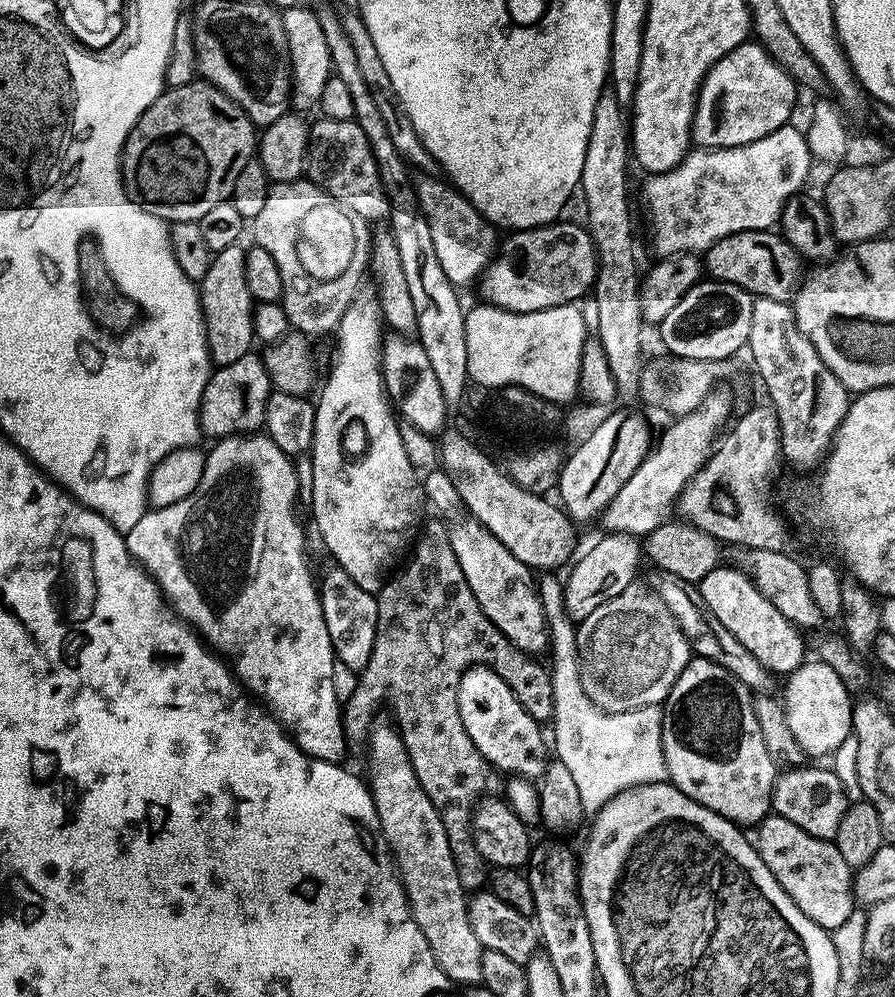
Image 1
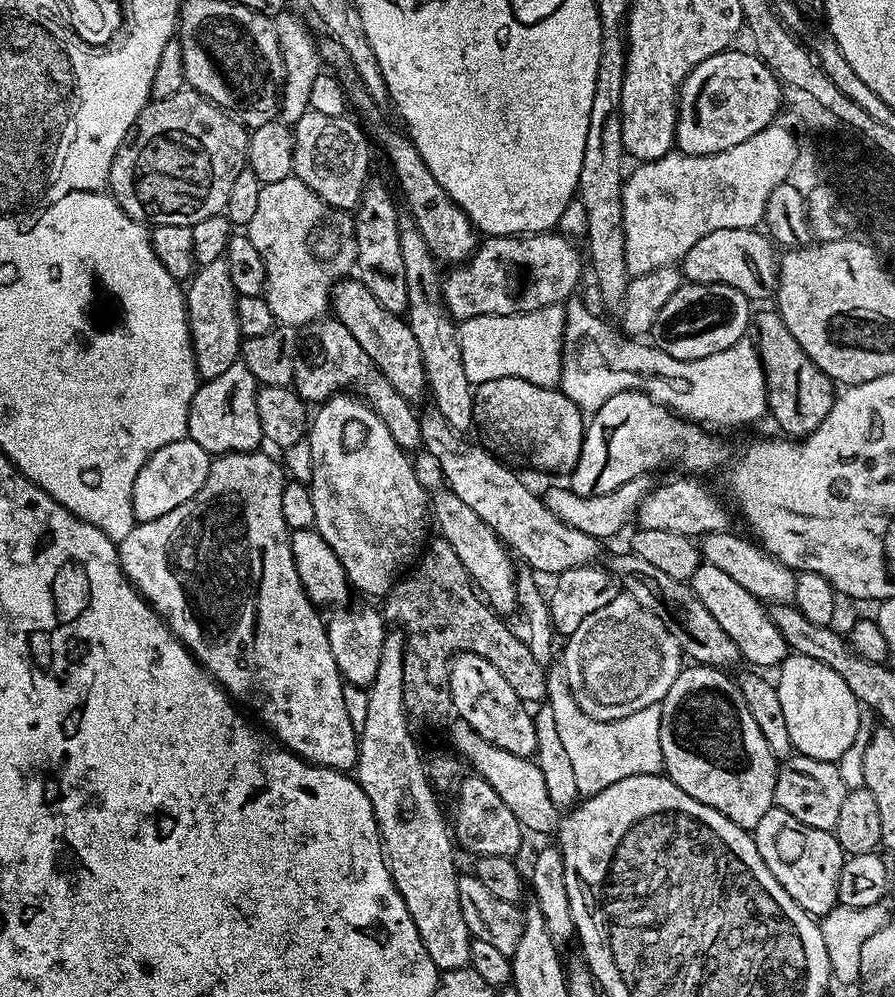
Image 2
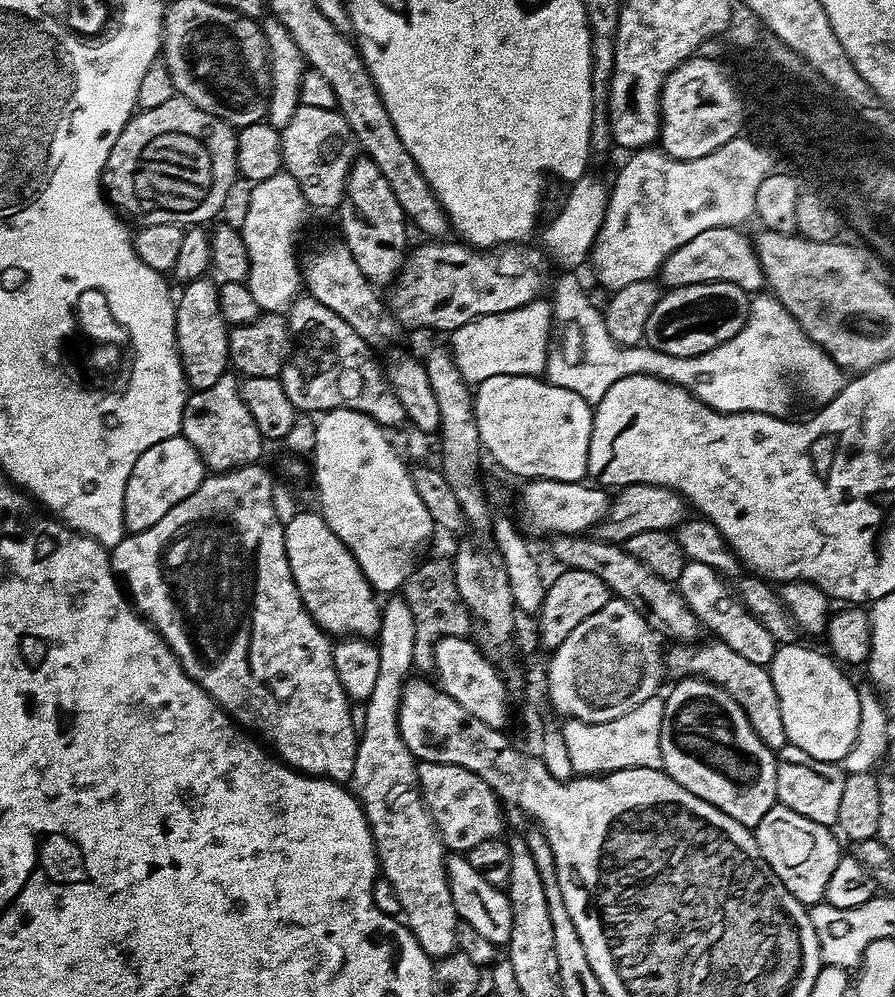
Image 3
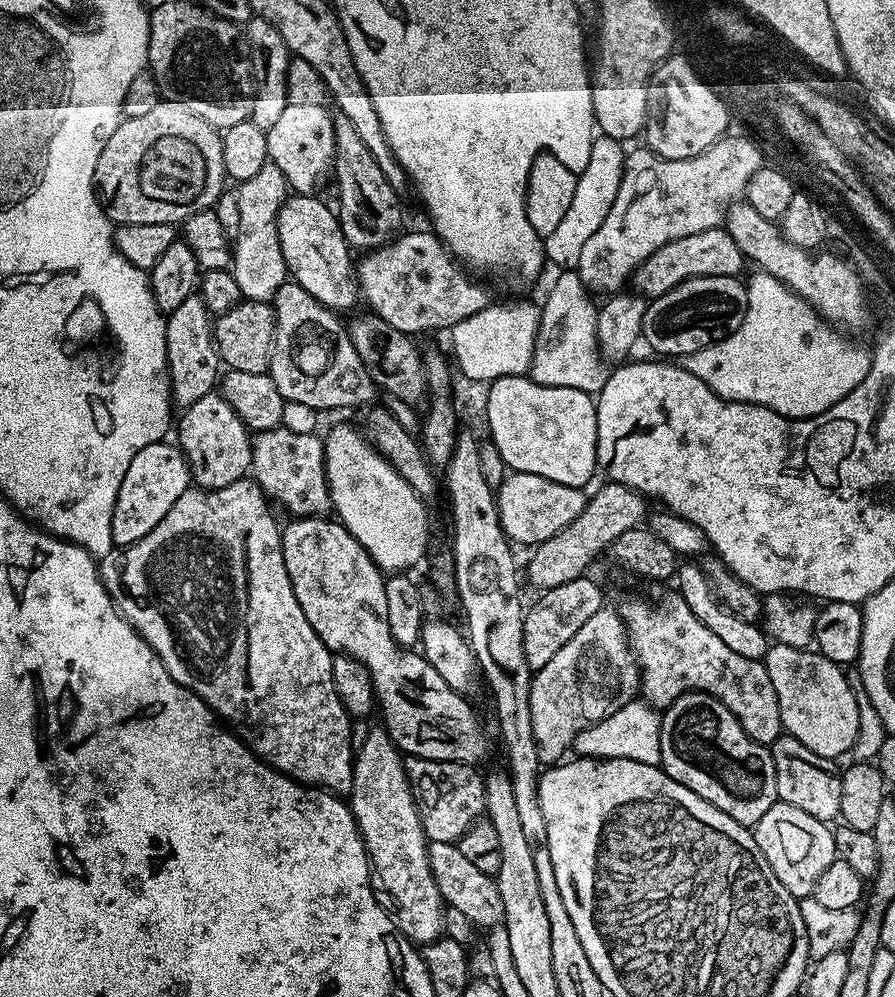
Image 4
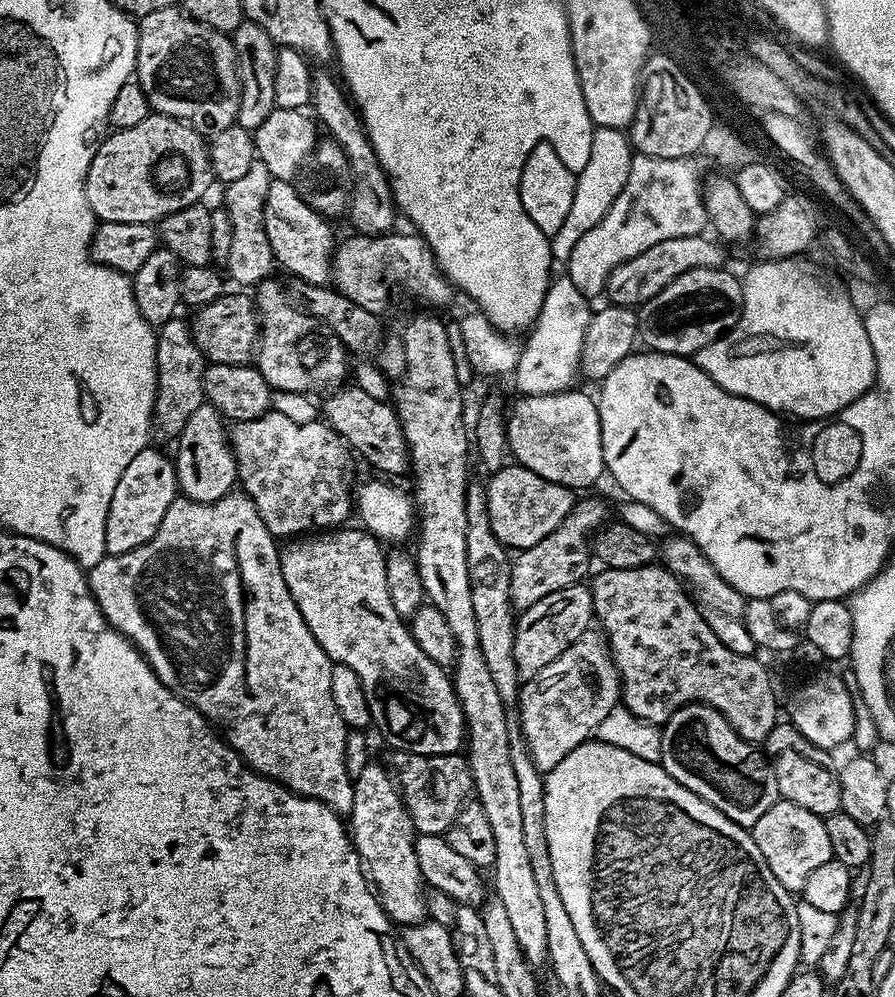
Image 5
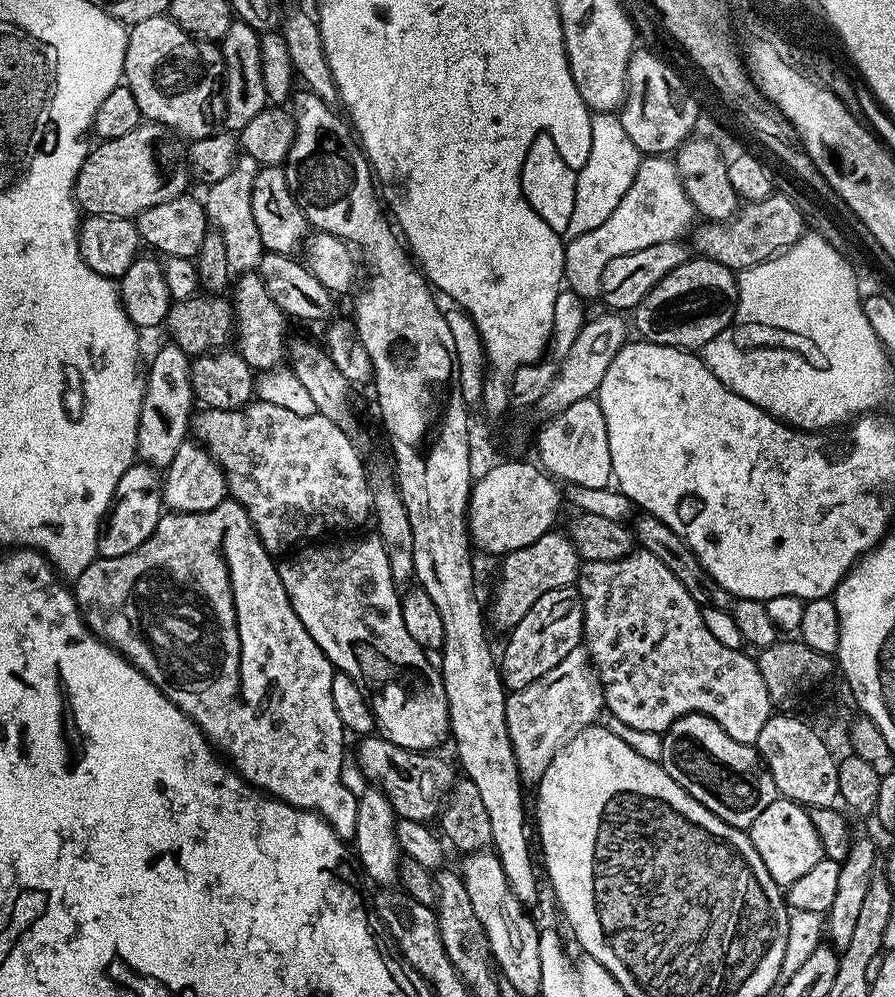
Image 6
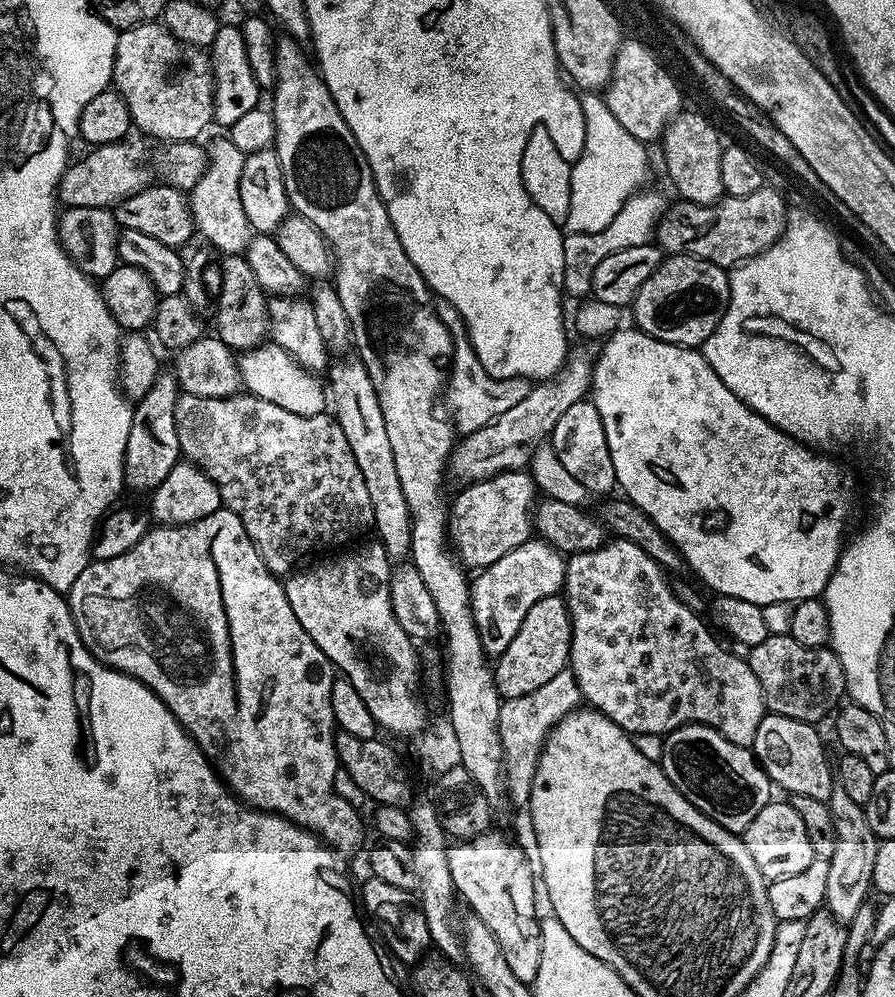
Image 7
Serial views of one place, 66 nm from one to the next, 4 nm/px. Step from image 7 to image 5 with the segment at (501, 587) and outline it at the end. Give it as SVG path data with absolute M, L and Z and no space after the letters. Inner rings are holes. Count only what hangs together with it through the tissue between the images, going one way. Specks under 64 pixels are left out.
M588 496L585 500L577 499L572 505L570 514L566 514L564 521L553 532L546 534L542 542L523 549L517 555L520 557L512 560L510 594L513 609L529 608L534 606L534 602L538 602L538 598L546 598L546 594L554 594L554 590L562 590L566 586L581 583L589 575L590 541L597 529L609 519L607 516L608 508L598 497Z

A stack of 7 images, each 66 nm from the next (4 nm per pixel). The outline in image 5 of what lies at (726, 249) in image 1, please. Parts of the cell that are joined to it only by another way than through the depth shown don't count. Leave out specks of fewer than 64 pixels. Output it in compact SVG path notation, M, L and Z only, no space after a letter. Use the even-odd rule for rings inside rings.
M707 235L683 236L682 238L666 238L666 242L658 242L658 246L650 246L650 250L642 250L642 254L634 254L622 266L616 266L606 289L607 299L611 303L619 304L622 308L639 309L641 304L650 302L654 294L666 290L678 274L686 274L686 270L695 268L718 268L725 262L723 243L715 239L707 240Z

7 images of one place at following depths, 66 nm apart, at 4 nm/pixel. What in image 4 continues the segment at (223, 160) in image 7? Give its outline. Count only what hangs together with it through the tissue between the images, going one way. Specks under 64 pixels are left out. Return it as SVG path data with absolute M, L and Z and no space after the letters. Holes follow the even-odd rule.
M269 162L262 166L262 170L258 170L258 174L254 174L254 178L239 185L236 197L242 213L242 222L234 237L230 271L234 282L238 282L238 290L243 299L268 302L289 279L276 225L276 216L286 199L285 178L278 166Z

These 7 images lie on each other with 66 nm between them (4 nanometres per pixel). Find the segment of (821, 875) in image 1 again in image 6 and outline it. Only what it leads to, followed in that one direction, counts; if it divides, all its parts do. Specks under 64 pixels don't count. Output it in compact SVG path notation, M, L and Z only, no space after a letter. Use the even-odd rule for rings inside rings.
M778 798L754 818L751 828L747 829L748 837L754 842L754 850L758 850L758 858L762 858L762 863L766 865L766 870L770 870L770 878L781 886L787 886L798 882L802 874L807 874L813 866L818 866L820 860L825 859L824 847L818 838L818 830L814 830L814 822L810 822L808 817L809 809L802 804L795 804L793 800Z

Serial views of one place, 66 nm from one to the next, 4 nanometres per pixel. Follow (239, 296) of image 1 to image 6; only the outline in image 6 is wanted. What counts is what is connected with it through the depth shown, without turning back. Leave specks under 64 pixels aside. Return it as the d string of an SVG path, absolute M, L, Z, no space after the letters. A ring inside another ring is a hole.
M171 342L164 345L152 356L152 365L147 365L144 382L142 410L138 414L138 438L136 454L143 463L152 465L157 470L167 470L182 446L190 436L190 417L193 415L194 397L188 371L192 360Z

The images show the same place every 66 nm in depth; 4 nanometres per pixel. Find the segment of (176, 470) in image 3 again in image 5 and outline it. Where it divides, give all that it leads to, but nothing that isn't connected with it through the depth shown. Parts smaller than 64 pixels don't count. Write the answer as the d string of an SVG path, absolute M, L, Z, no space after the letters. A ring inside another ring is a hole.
M154 448L136 454L122 472L110 500L106 516L105 553L111 556L126 553L148 542L157 533L166 510L177 499L178 491L176 466L169 455L166 457Z

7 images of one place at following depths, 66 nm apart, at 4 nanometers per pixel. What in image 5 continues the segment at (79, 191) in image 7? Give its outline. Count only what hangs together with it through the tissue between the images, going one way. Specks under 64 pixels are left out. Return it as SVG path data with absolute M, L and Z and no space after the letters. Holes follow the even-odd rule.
M149 114L133 128L122 128L101 139L88 167L84 189L86 202L100 222L142 222L156 224L186 206L199 204L208 187L214 184L212 163L208 157L209 141L197 128L172 116Z

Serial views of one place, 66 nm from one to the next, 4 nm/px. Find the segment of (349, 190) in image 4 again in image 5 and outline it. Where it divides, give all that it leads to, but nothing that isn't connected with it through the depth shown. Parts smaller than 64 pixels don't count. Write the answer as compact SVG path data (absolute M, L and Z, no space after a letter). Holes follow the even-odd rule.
M328 72L312 73L312 102L311 111L315 119L328 131L327 135L340 145L346 154L352 171L352 199L349 203L347 215L352 216L352 224L361 236L383 236L393 231L398 209L392 198L392 187L388 185L388 176L378 162L378 154L374 154L374 146L364 128L359 111L350 99L349 93L342 87L341 81Z

